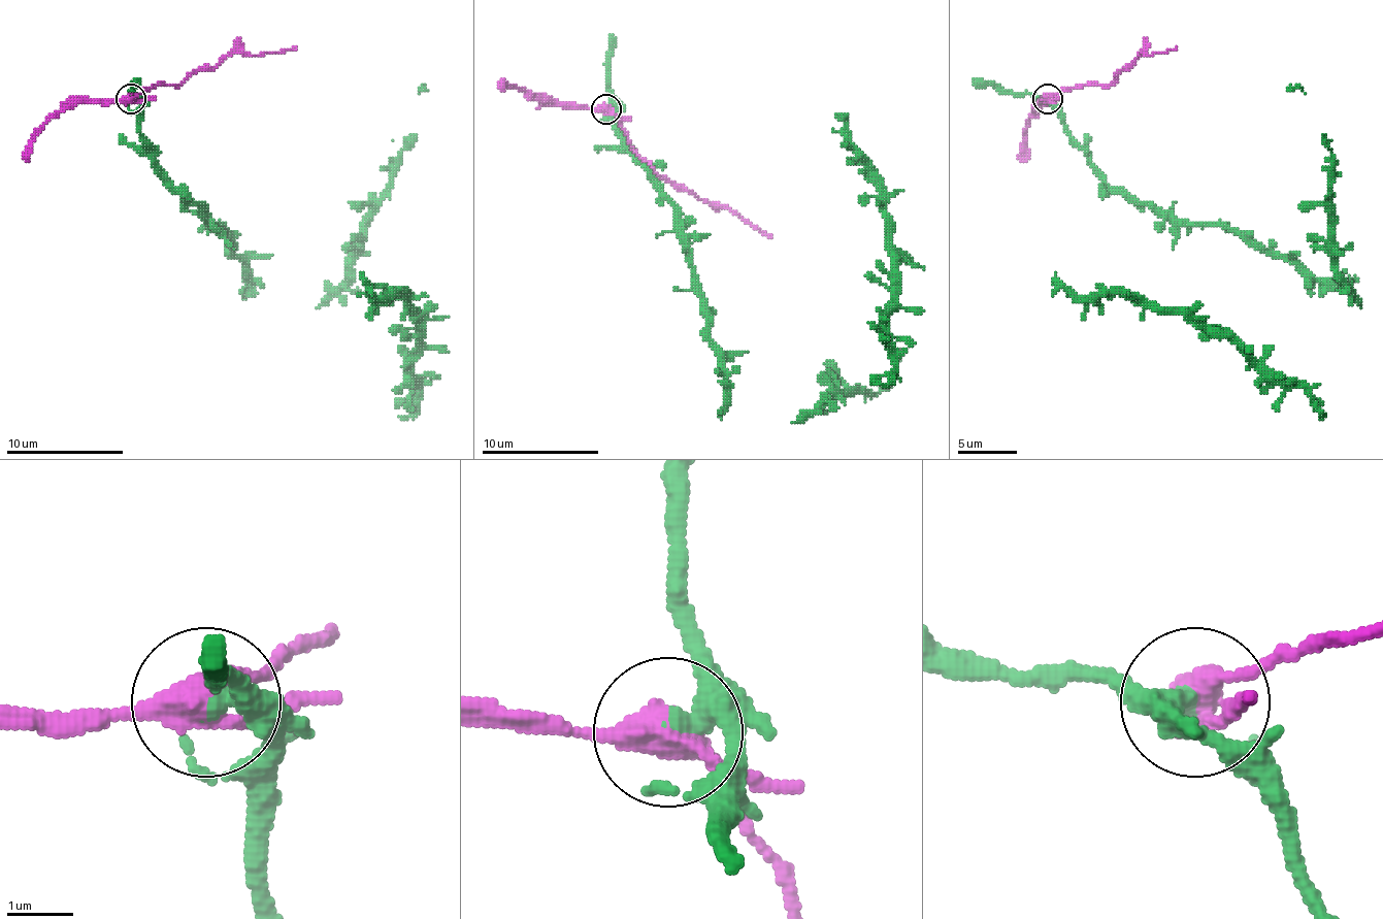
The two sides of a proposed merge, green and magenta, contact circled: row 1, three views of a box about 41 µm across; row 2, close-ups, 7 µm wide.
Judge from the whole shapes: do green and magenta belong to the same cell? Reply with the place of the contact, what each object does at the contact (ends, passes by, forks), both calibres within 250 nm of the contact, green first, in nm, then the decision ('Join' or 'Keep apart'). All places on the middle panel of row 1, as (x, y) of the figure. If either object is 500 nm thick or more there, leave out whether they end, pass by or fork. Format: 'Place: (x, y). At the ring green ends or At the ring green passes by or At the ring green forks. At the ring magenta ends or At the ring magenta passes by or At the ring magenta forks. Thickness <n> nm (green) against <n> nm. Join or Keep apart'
Place: (606, 108). At the ring green passes by. At the ring magenta forks. Thickness 300 nm (green) against 400 nm. Keep apart

